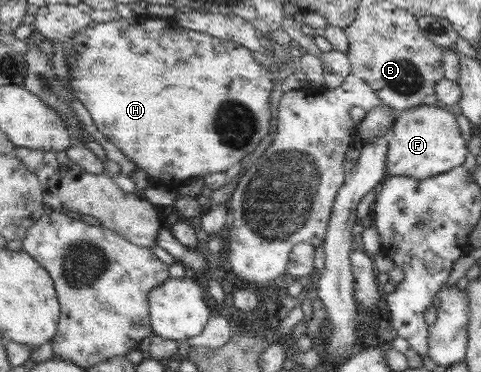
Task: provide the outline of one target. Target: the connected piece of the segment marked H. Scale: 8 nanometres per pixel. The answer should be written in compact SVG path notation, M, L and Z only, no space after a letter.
M137 16L133 18L119 18L110 22L91 22L85 29L75 34L73 38L74 58L70 59L71 69L70 84L75 96L83 103L84 107L98 128L98 131L108 138L130 161L143 169L149 176L157 181L170 184L171 181L184 181L197 176L205 177L210 173L229 172L235 170L239 161L253 153L261 139L271 131L271 91L275 89L276 73L267 69L253 57L252 50L235 40L219 39L214 35L201 32L197 29L179 26L174 19L153 18Z

